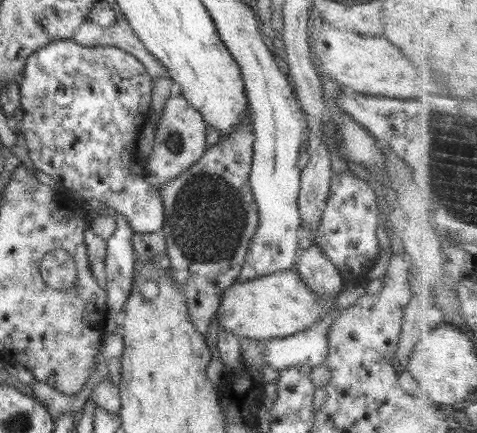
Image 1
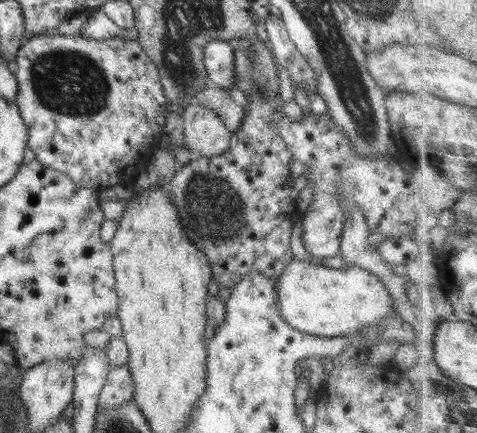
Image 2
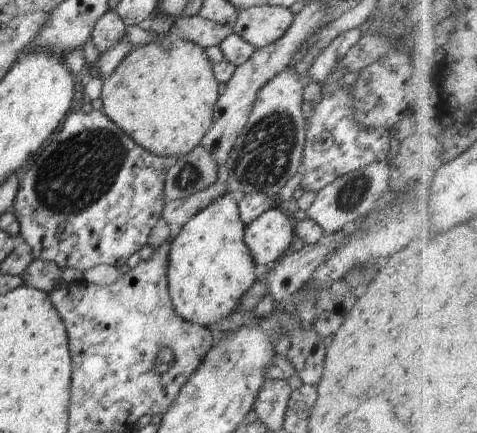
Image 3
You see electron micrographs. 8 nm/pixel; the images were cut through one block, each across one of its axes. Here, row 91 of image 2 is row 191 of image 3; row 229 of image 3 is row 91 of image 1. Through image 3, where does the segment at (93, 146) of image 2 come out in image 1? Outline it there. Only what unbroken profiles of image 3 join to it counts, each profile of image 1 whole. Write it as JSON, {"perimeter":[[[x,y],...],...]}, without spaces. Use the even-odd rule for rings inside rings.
{"perimeter":[[[74,39],[50,41],[46,46],[39,48],[33,52],[24,65],[22,76],[18,79],[20,104],[17,110],[11,115],[12,126],[14,132],[24,138],[26,148],[28,148],[28,158],[32,161],[36,170],[51,176],[57,183],[63,184],[63,190],[74,190],[80,194],[80,199],[99,200],[104,203],[107,211],[111,213],[118,212],[124,222],[128,222],[133,233],[161,233],[164,226],[164,206],[159,194],[158,188],[148,183],[145,176],[135,174],[133,165],[138,160],[139,135],[144,130],[149,121],[150,103],[152,103],[152,88],[154,88],[154,80],[147,73],[145,66],[128,51],[122,50],[120,47],[96,45],[89,47],[80,43],[74,42]]]}

